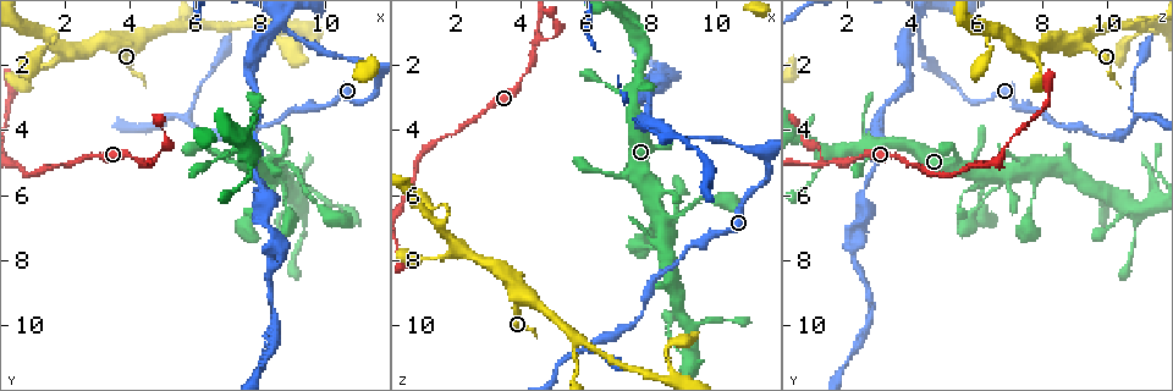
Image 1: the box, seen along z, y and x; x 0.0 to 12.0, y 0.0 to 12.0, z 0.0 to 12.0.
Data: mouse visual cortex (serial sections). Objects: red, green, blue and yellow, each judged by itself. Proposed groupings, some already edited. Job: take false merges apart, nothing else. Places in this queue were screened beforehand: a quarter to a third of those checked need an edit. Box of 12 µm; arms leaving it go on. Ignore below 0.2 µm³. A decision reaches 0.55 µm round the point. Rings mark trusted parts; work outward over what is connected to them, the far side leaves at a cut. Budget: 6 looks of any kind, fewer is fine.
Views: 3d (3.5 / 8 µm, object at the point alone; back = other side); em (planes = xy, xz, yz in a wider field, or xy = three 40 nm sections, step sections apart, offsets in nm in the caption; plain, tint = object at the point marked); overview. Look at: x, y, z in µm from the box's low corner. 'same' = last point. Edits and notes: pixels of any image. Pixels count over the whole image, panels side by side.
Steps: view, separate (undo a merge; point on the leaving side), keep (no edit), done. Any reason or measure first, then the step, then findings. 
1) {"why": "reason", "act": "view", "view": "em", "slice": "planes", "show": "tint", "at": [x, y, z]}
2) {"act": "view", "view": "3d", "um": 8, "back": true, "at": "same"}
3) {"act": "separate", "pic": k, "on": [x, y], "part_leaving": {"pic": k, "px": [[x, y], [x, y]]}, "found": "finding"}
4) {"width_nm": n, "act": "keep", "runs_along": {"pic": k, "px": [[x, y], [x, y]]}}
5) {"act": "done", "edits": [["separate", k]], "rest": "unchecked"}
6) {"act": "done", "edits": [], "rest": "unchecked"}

{"why": "sharp bend", "act": "view", "view": "3d", "um": 3.5, "at": [1.5, 1.0, 6.9]}

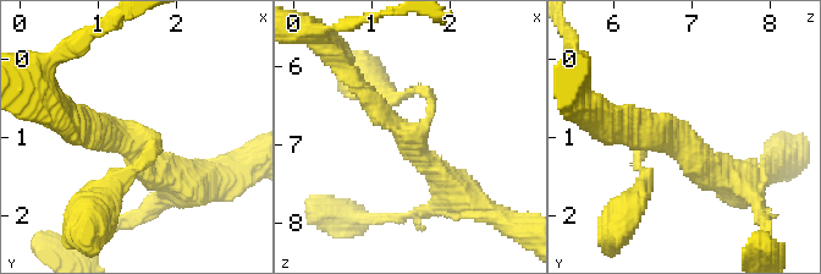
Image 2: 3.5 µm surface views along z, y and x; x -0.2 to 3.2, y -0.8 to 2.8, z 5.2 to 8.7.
{"arms": 3, "arm_widths_nm": [150, 300, 350], "why": "need the tissue", "act": "view", "view": "em", "slice": "xy", "step": 3, "show": "tint", "at": [1.45, 1.10, 6.90]}

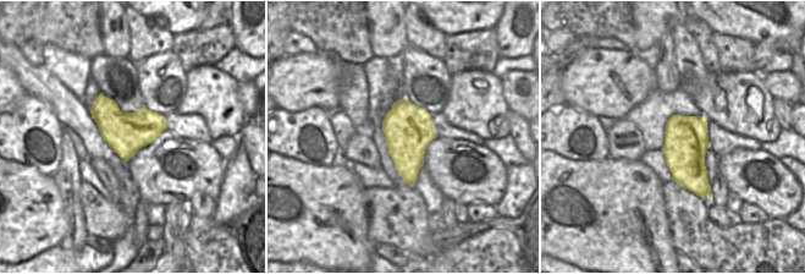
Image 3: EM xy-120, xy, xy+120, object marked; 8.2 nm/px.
{"act": "keep", "runs_along": {"pic": 2, "px": [[456, 190], [354, 80]]}, "found": "continuous, no second cell"}

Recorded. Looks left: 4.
{"why": "calibre changes", "act": "view", "view": "3d", "um": 3.5, "at": [6.0, 3.9, 10.7]}

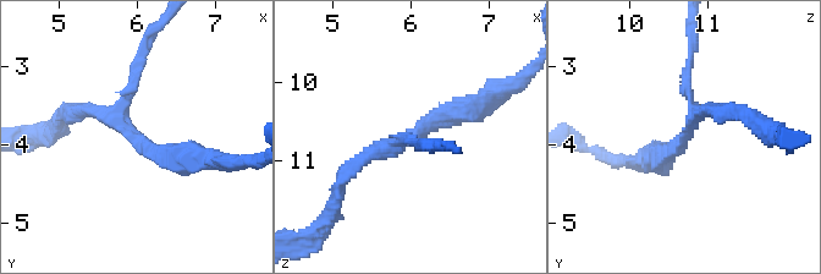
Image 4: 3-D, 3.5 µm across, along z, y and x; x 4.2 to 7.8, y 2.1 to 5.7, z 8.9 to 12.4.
{"act": "view", "view": "em", "slice": "xy", "step": 2, "show": "tint", "at": [5.95, 3.90, 10.70]}

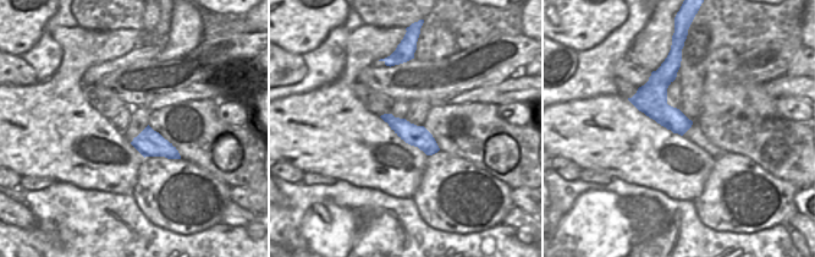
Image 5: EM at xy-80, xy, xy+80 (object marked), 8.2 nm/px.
{"width_nm": 180, "act": "keep", "runs_along": {"pic": 4, "px": [[202, 160], [156, 153], [116, 119], [135, 74]]}, "found": "all the same cell"}

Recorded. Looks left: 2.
{"why": "sharp bend", "act": "view", "view": "3d", "um": 3.5, "at": [4.6, 5.1, 1.2]}

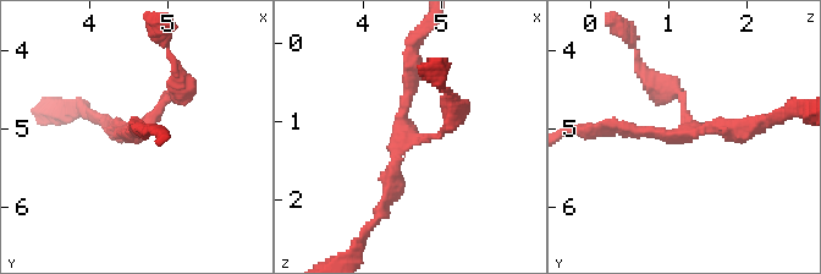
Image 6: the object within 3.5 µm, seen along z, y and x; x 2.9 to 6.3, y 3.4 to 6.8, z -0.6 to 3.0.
{"why": "now the EM", "act": "view", "view": "em", "slice": "xy", "step": 1, "show": "tint", "at": [4.60, 5.05, 1.25]}

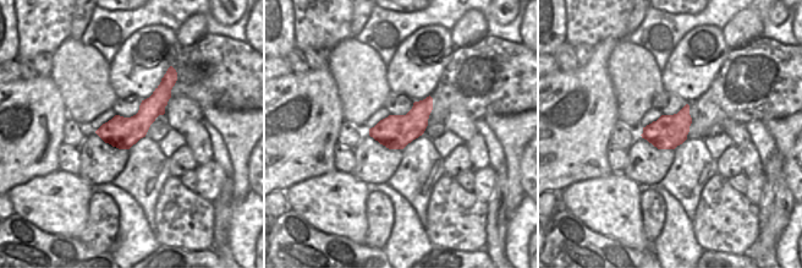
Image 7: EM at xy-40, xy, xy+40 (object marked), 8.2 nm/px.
{"act": "keep", "runs_along": {"pic": 6, "px": [[383, 207], [394, 151], [435, 138], [453, 110]]}, "found": "all the same cell"}

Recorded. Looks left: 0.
{"act": "done", "edits": [], "rest": "unchecked"}

